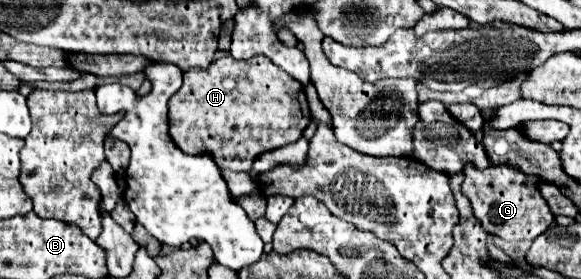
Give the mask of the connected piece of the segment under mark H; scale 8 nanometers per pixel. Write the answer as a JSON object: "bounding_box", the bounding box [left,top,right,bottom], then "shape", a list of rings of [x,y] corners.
{"bounding_box":[169,55,309,171],"shape":[[[230,55],[225,59],[232,73],[227,75],[225,69],[219,69],[219,59],[212,62],[207,69],[193,67],[183,75],[183,87],[169,101],[169,133],[179,149],[185,153],[211,151],[221,169],[233,171],[251,171],[251,163],[257,155],[293,143],[301,137],[303,129],[309,125],[309,105],[305,99],[305,113],[299,97],[303,95],[303,85],[287,75],[281,67],[271,63],[267,57],[251,57],[247,60],[235,60]]]}

